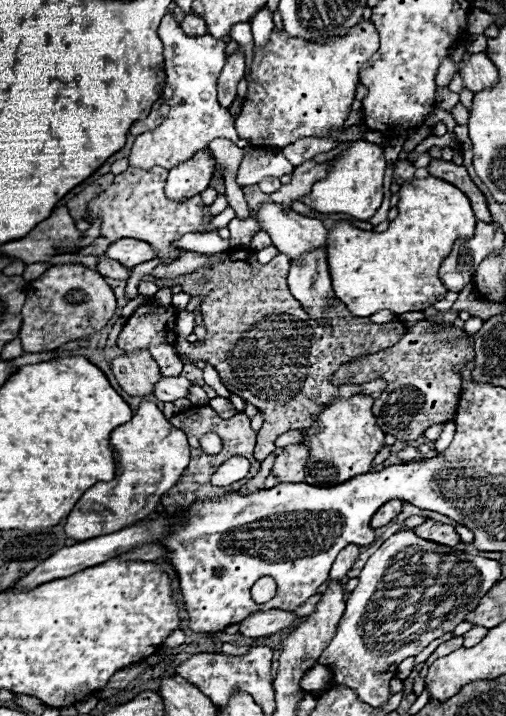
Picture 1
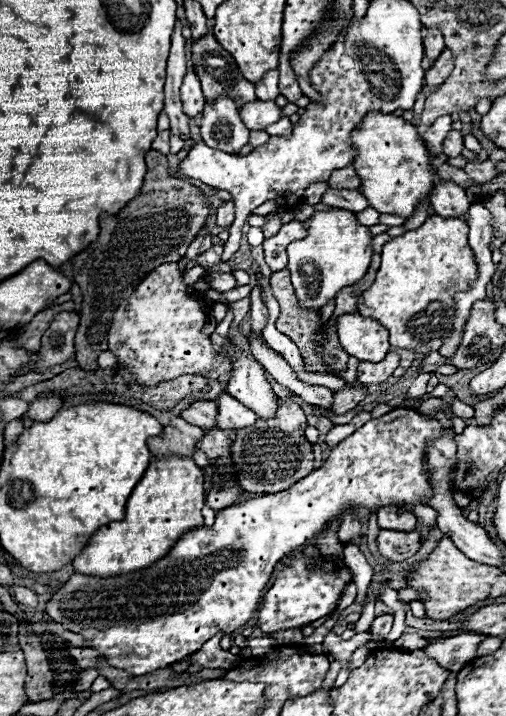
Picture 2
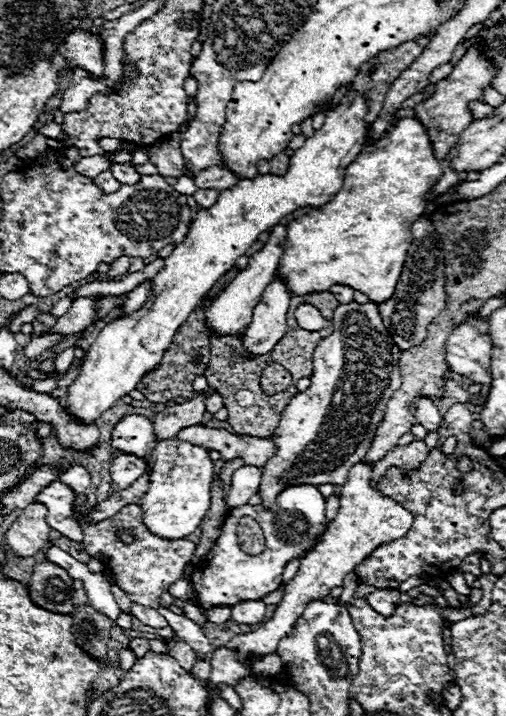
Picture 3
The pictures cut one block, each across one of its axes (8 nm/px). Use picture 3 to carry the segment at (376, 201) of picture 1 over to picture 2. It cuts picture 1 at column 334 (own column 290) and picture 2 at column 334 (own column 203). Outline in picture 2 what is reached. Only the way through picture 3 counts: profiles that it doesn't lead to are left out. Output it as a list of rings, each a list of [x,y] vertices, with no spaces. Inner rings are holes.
[[[340,208],[318,210],[306,220],[308,236],[288,244],[288,270],[292,286],[298,298],[300,310],[320,312],[336,294],[360,282],[370,266],[372,258],[372,236],[368,228],[358,224],[354,212],[344,212]]]

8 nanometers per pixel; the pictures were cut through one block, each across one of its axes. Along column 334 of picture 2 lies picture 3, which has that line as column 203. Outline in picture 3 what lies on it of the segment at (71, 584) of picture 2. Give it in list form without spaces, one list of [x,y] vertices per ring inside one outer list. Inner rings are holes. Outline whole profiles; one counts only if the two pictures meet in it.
[[[124,416],[112,430],[112,448],[124,454],[142,456],[148,462],[148,492],[140,496],[144,526],[166,540],[180,540],[192,534],[210,508],[210,486],[212,486],[212,458],[208,448],[182,442],[178,438],[158,440],[152,422],[144,416]]]

